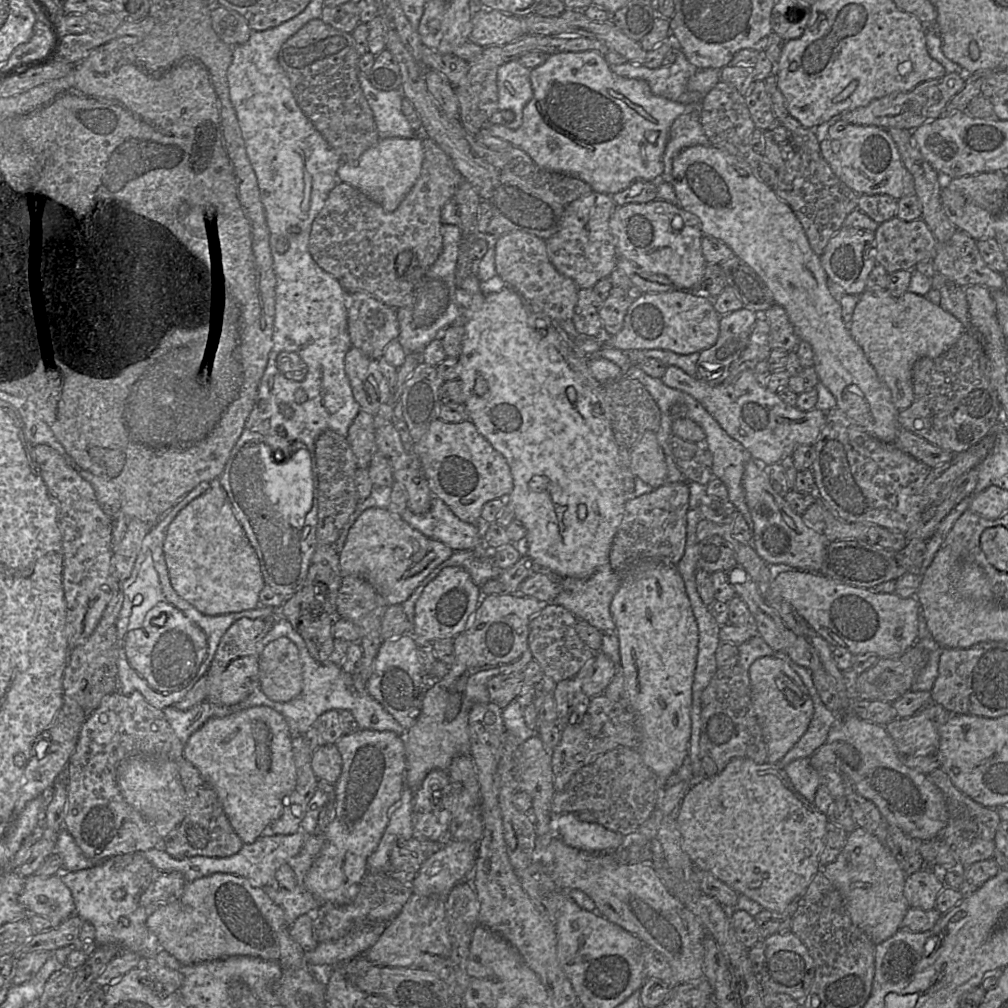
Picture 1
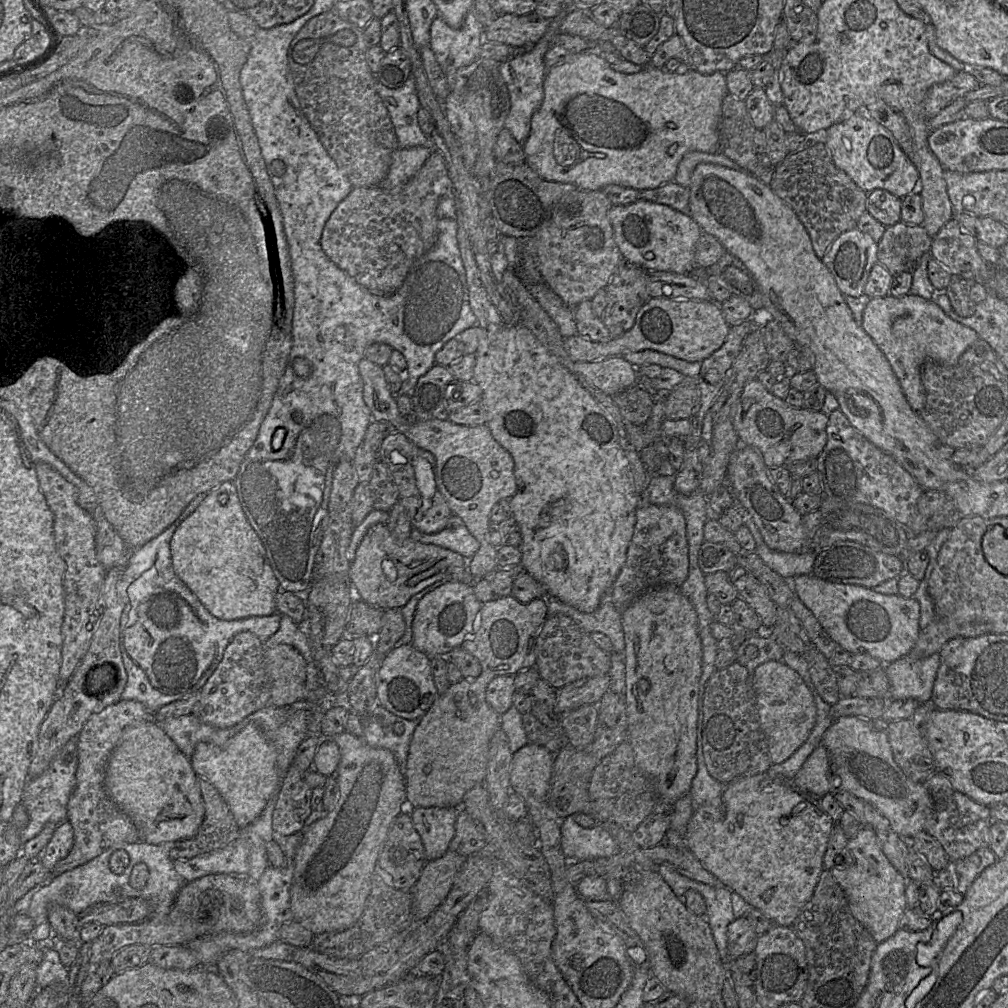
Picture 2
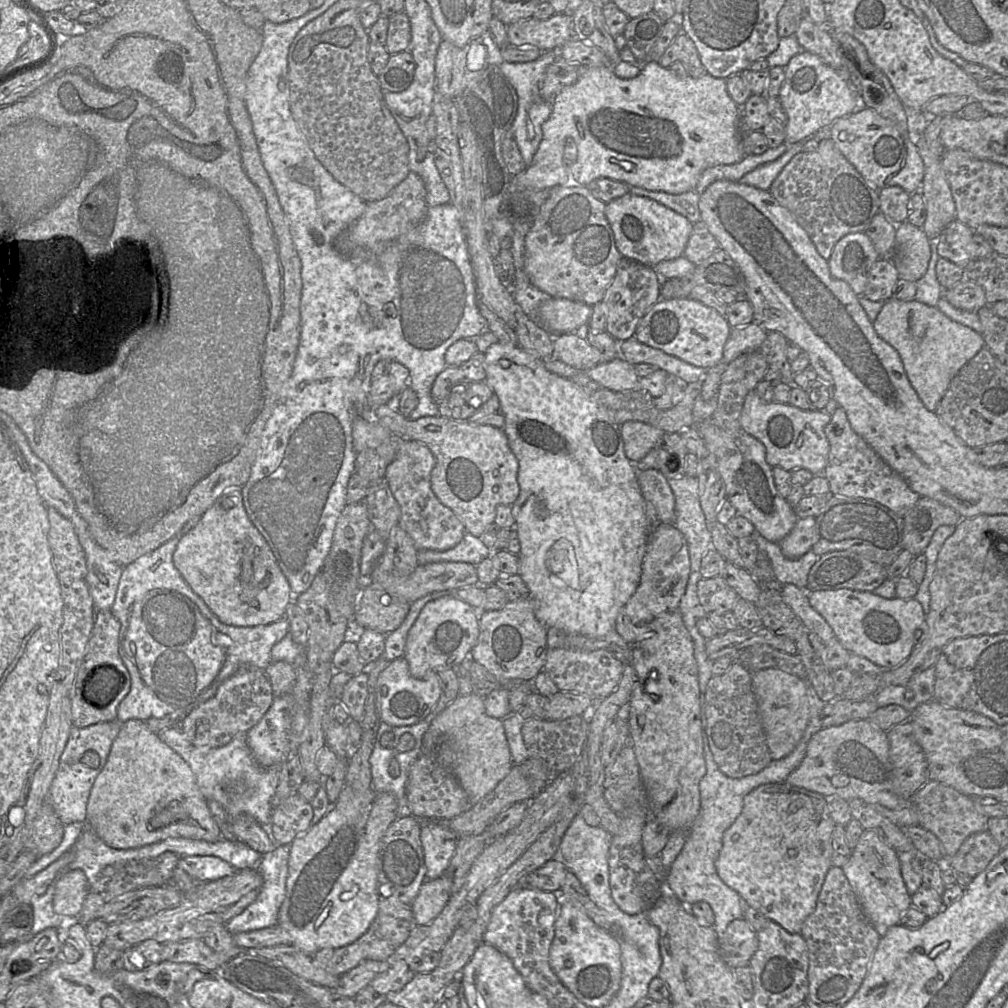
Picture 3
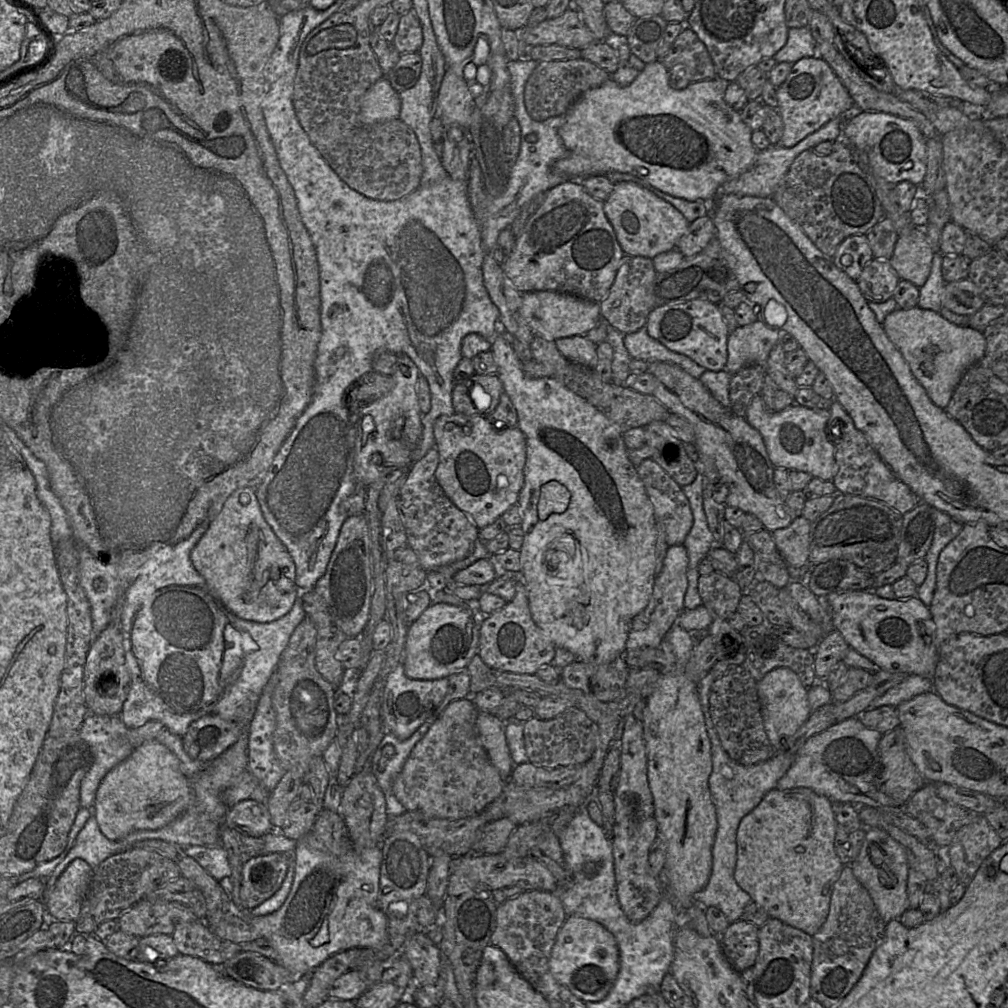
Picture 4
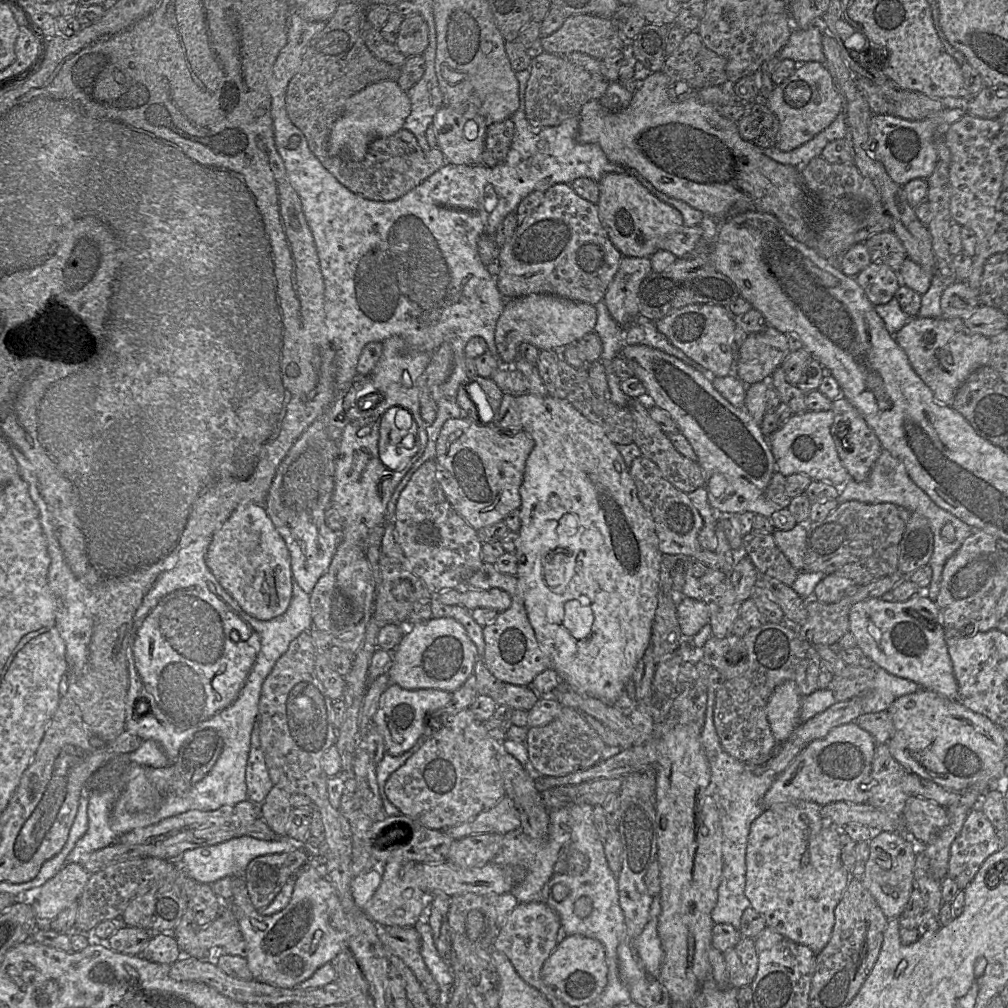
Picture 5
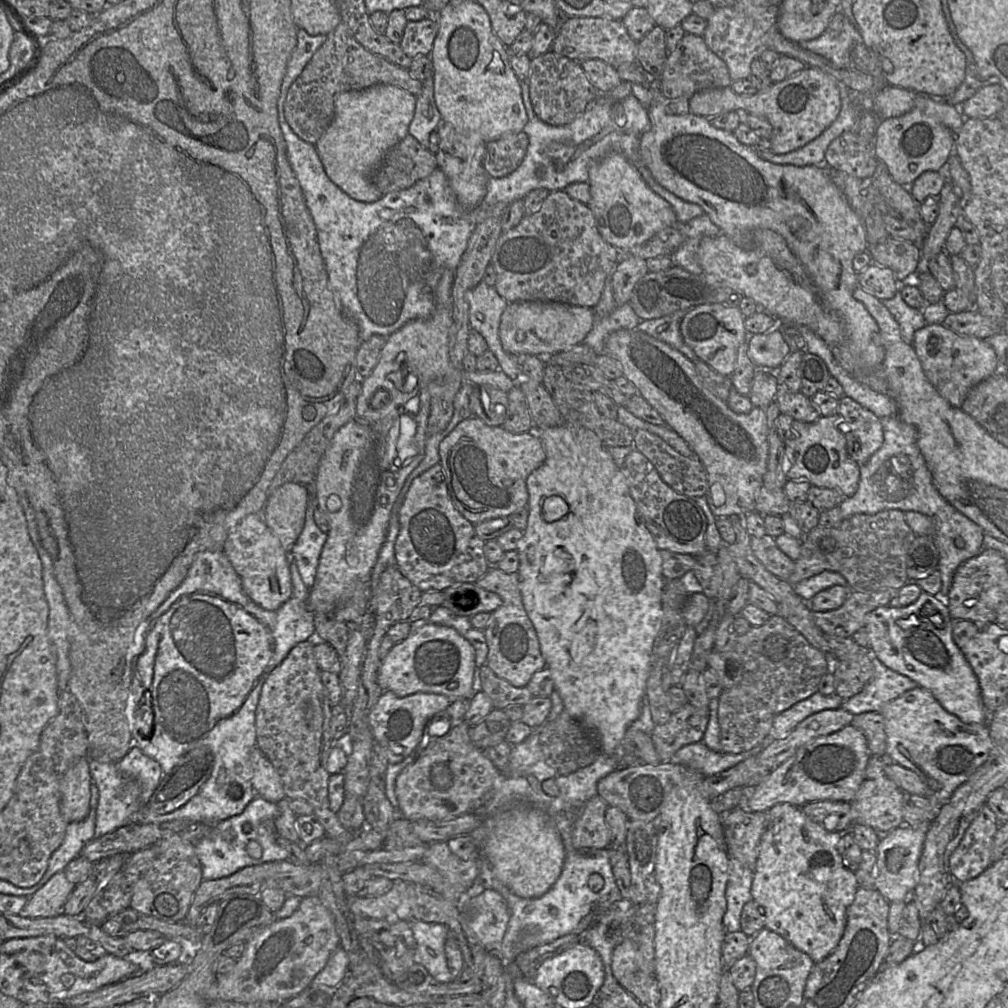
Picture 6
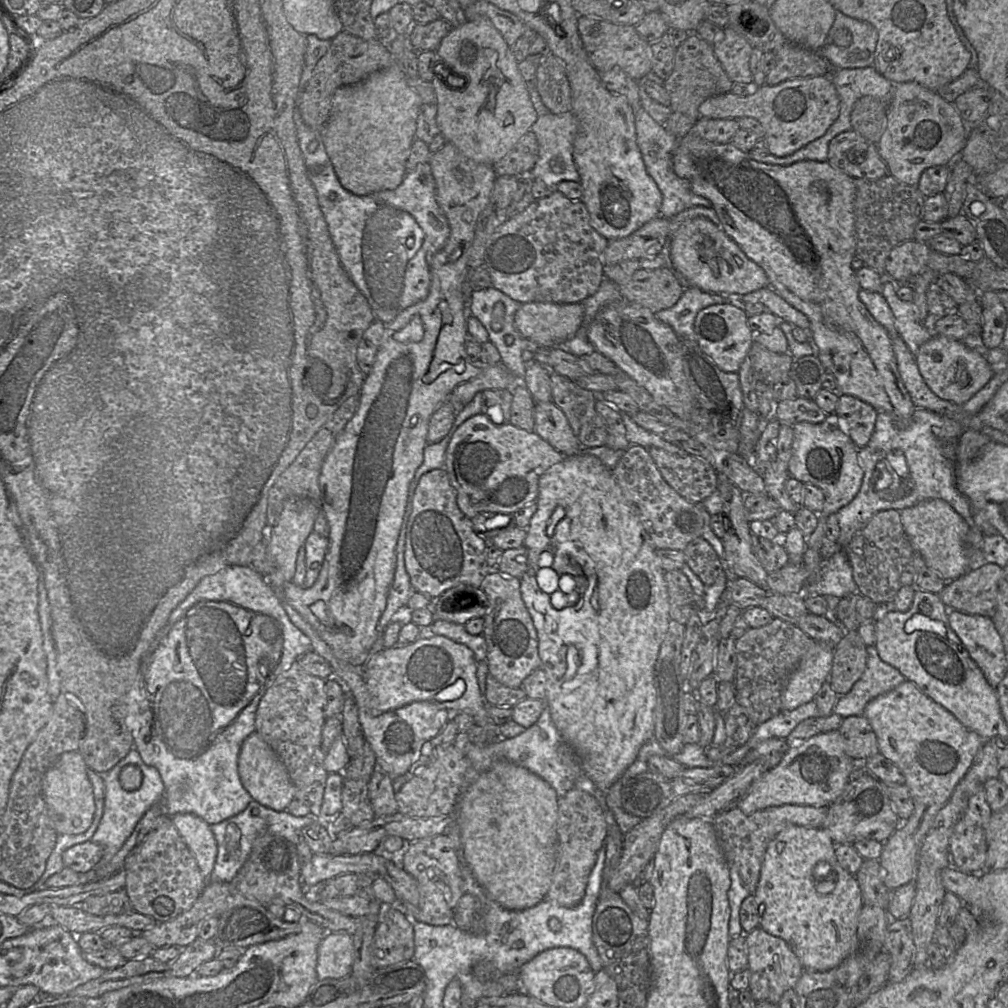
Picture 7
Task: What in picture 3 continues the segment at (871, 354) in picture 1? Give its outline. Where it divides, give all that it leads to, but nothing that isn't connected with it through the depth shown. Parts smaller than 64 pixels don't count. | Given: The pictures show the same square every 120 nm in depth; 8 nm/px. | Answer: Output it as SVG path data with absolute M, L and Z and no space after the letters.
M887 300L873 327L898 352L912 387L927 410L932 412L959 370L985 346L982 334L951 320L936 306L917 300Z

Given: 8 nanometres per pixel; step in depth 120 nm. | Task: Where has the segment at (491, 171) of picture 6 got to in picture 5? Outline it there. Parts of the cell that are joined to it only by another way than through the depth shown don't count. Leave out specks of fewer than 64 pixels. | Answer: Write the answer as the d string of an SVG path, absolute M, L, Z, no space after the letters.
M511 118L489 123L480 164L493 168L503 163L511 149L514 135L515 124Z

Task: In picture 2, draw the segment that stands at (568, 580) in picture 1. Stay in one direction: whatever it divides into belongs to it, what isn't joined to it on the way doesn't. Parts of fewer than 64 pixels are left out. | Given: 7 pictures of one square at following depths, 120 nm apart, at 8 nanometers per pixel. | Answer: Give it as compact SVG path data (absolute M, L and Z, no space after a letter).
M611 589L601 598L598 608L591 613L584 613L554 596L546 596L548 616L563 614L570 617L586 633L603 633L612 643L615 653L625 651L624 632L621 614L613 604Z

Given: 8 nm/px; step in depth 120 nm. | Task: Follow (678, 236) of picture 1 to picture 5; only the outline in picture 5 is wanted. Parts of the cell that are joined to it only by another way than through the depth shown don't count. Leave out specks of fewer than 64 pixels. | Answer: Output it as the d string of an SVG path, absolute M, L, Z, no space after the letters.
M608 173L598 183L599 218L622 256L650 257L663 239L684 227L682 214L649 192L634 175Z

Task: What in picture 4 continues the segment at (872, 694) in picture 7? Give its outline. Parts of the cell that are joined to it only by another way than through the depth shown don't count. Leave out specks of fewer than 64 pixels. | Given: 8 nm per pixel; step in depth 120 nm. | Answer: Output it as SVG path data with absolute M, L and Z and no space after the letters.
M909 675L898 685L888 690L883 696L875 699L868 709L878 709L882 706L897 708L901 703L930 692L933 688L932 678Z

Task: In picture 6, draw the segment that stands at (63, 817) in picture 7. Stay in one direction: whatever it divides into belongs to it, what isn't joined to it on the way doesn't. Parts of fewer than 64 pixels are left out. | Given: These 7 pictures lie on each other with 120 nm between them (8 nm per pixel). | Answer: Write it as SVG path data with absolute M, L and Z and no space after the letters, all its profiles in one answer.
M88 757L80 759L70 768L60 782L60 810L67 821L80 822L90 811L91 775Z

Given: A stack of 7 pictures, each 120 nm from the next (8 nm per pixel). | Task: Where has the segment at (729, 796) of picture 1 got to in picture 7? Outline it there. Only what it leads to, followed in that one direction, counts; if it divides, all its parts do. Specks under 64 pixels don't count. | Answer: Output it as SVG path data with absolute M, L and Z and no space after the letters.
M787 825L768 844L753 893L756 903L764 906L760 927L782 938L797 956L804 971L826 972L837 967L857 942L858 916L864 905L862 893L856 877L838 863L835 849L836 844L823 828Z

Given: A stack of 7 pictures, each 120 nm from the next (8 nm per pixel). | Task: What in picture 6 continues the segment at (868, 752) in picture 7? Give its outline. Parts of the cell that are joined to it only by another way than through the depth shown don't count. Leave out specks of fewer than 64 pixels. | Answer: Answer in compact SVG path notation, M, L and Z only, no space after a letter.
M881 713L854 715L851 725L865 735L871 756L886 757L885 719Z

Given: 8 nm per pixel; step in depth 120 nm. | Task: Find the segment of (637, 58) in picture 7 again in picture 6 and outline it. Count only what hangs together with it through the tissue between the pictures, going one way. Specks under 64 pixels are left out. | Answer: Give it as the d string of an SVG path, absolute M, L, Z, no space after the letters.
M595 17L564 18L553 40L551 51L581 62L599 59L615 69L623 63L636 62L637 42L631 38L621 20Z

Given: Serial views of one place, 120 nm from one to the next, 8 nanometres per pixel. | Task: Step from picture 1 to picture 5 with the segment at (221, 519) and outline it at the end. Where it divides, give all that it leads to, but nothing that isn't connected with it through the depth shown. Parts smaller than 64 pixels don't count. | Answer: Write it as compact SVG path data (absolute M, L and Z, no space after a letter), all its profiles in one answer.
M251 502L239 505L212 535L205 561L220 585L250 616L267 621L282 615L289 607L291 557L264 506Z

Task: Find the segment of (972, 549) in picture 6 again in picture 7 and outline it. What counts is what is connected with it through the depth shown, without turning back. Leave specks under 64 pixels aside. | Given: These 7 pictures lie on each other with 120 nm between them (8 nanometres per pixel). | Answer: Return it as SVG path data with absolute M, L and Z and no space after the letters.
M916 408L910 424L904 429L898 428L890 415L878 413L875 429L869 443L858 452L859 464L864 470L861 488L854 499L837 512L840 526L840 536L837 542L842 547L845 547L854 534L880 511L897 510L901 512L925 500L942 499L949 503L969 525L969 546L975 550L981 549L983 551L985 536L974 522L973 509L970 502L956 486L956 449L958 440L965 430L956 420L924 409Z

